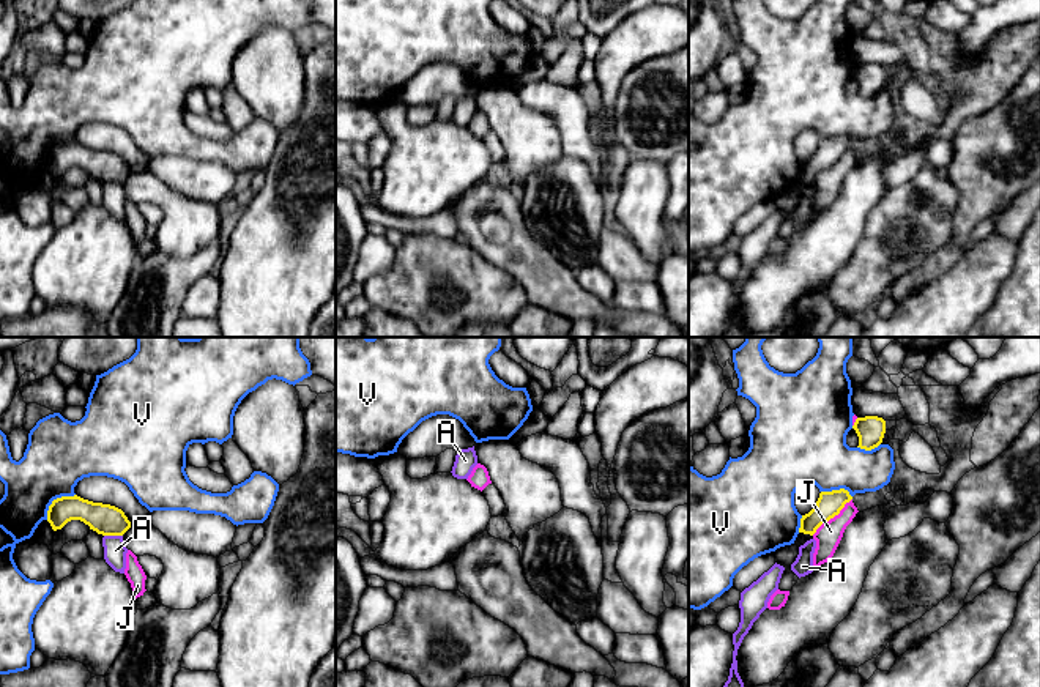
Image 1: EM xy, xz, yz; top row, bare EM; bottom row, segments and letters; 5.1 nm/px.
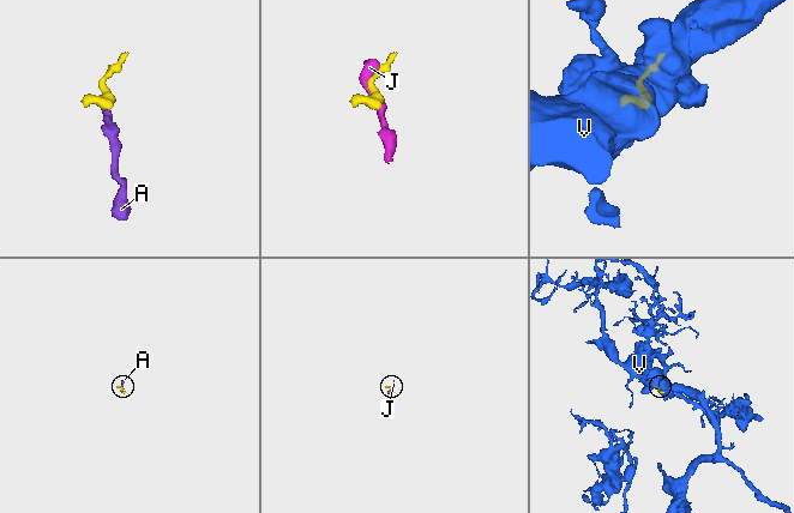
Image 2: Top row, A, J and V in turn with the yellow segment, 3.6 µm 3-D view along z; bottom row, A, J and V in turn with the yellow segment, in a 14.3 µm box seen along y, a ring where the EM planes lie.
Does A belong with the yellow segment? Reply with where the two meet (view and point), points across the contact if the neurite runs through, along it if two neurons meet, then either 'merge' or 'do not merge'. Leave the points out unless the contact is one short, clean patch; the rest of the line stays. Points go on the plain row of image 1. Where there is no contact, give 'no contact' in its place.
meets yellow in xy at (114, 181); border along xy (104, 181), (122, 183); do not merge

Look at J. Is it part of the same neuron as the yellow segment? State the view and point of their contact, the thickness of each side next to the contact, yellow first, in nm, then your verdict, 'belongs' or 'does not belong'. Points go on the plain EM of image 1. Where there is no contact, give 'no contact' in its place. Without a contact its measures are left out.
yz (832, 164) | 130/140 nm | does not belong

